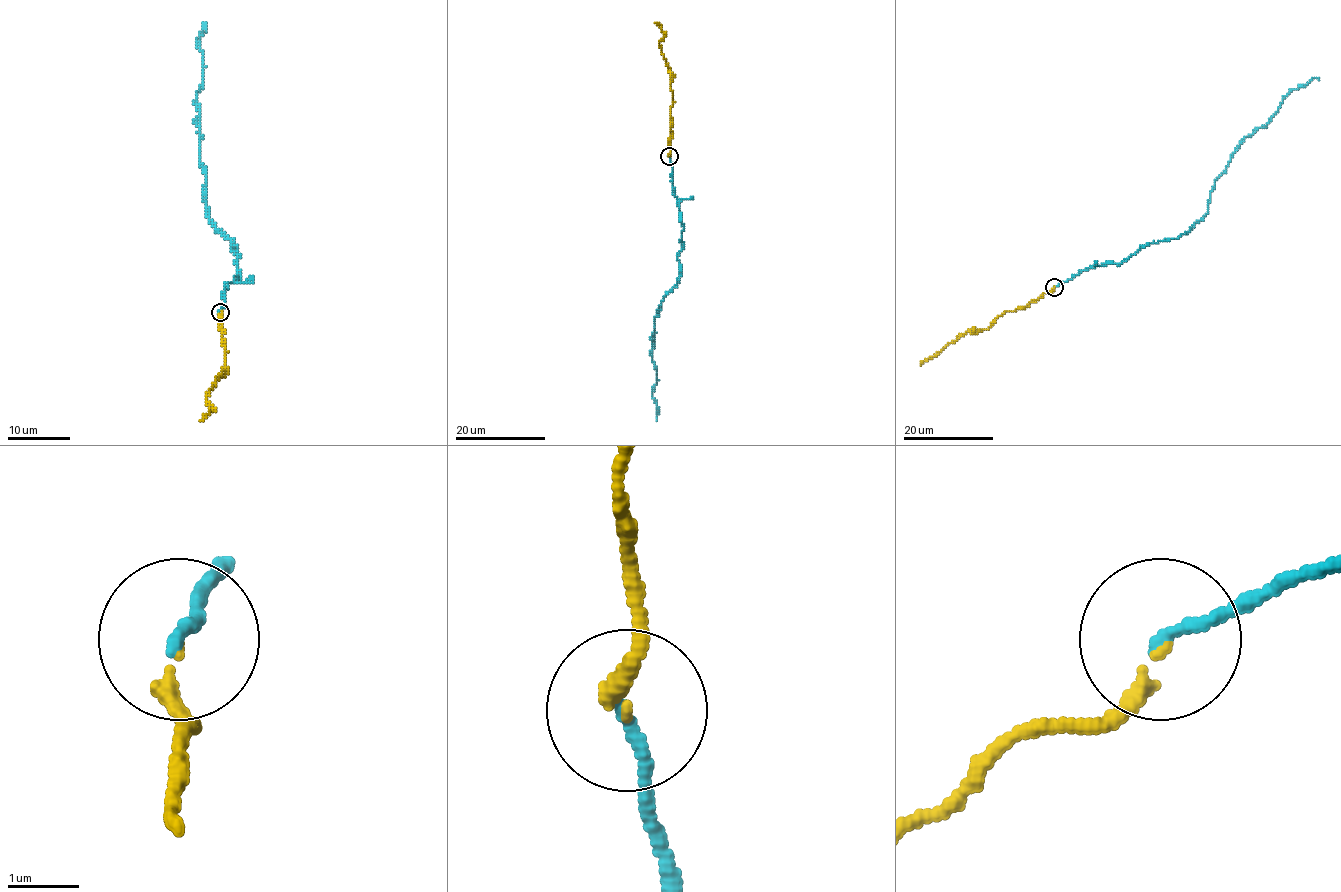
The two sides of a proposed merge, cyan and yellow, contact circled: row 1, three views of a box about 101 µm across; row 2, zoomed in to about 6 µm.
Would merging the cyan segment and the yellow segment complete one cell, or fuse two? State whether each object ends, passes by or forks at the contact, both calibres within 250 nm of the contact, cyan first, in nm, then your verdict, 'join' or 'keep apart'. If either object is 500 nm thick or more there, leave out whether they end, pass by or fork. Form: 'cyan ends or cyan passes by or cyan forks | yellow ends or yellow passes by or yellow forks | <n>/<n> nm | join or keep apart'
cyan ends | yellow ends | 180/140 nm | join

